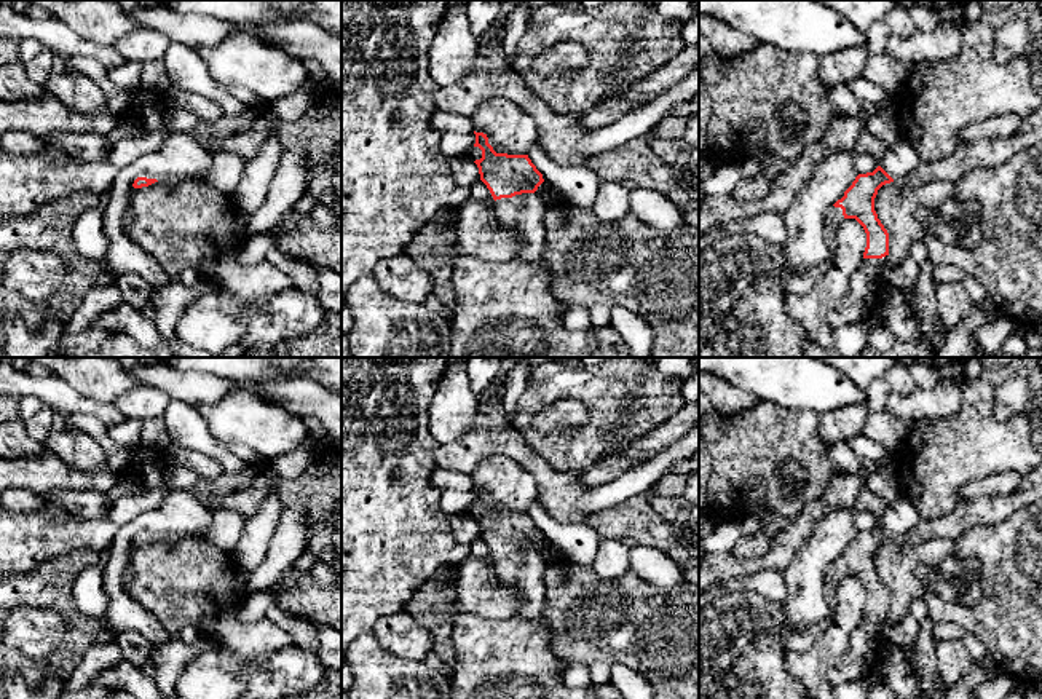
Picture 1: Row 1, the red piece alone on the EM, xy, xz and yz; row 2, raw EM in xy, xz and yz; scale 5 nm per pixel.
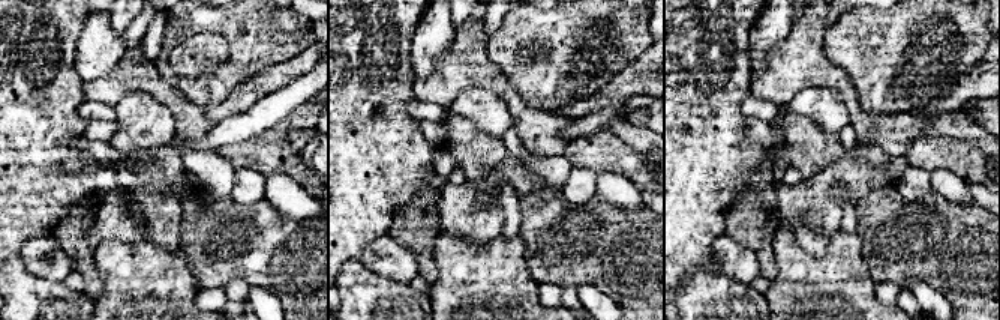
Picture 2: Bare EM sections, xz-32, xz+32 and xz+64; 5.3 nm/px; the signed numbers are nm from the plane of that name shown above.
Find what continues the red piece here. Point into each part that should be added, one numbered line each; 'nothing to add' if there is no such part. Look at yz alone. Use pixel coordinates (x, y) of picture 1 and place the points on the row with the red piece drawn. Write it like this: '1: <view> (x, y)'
1: yz (862, 299)

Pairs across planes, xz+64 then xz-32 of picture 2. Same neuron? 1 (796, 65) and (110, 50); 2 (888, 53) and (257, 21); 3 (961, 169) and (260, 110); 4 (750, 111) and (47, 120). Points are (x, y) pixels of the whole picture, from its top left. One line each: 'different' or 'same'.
1: different
2: same
3: different
4: different

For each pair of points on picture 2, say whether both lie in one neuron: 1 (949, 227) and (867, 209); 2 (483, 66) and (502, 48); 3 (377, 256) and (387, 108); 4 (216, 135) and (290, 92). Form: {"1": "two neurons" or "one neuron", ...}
{"1": "one neuron", "2": "two neurons", "3": "two neurons", "4": "one neuron"}

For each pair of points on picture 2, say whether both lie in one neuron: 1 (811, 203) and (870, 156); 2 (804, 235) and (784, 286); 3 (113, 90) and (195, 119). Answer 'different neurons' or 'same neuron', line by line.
1: same neuron
2: different neurons
3: same neuron

